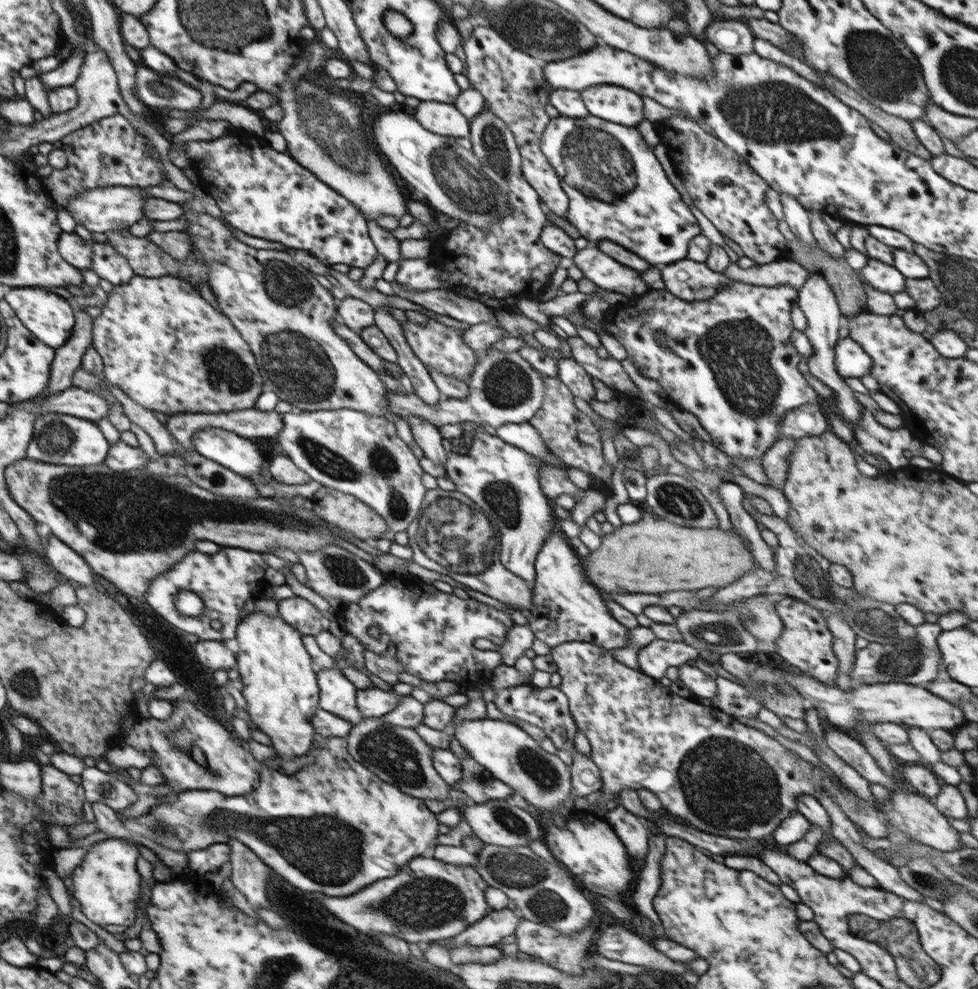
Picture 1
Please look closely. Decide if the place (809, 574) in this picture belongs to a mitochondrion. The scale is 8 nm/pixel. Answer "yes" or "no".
yes

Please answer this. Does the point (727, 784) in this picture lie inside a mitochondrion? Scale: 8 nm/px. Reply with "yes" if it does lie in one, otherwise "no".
yes

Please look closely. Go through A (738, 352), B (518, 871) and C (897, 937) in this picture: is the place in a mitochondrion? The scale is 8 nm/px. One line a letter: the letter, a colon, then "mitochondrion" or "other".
A: mitochondrion
B: mitochondrion
C: mitochondrion

